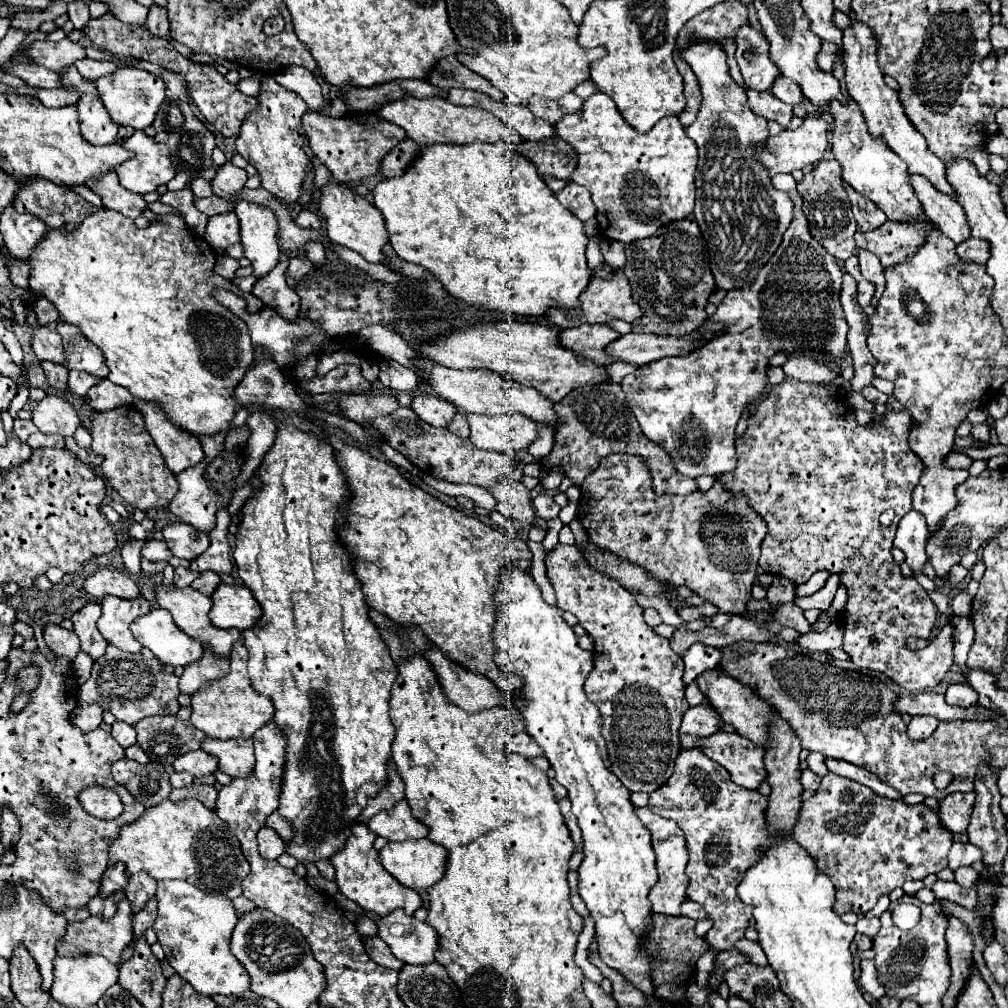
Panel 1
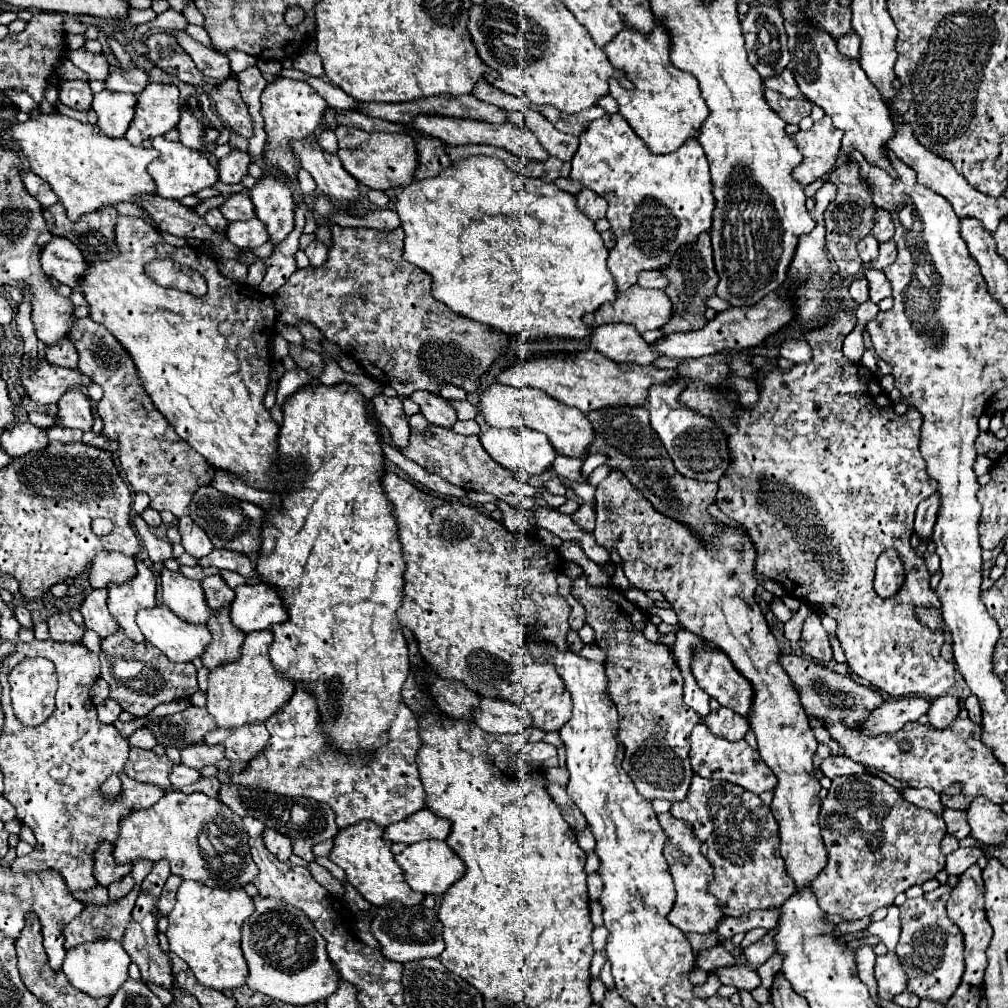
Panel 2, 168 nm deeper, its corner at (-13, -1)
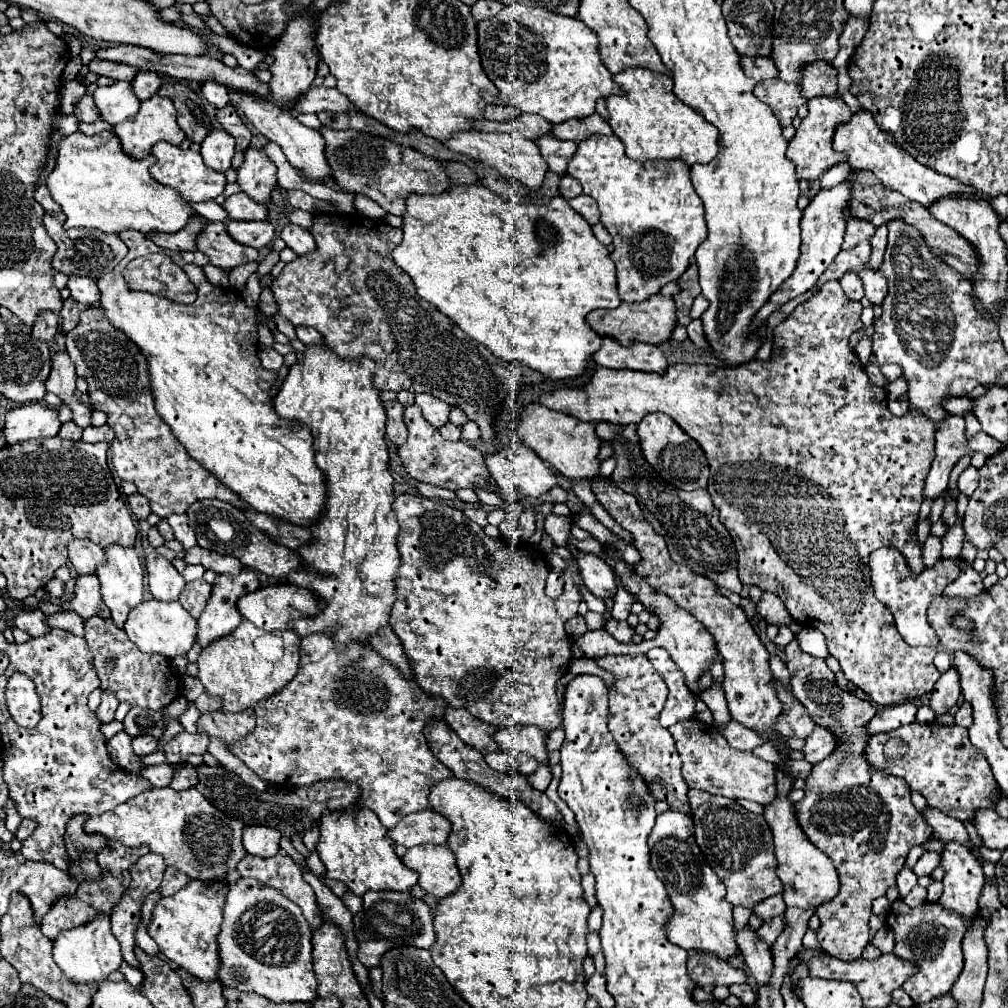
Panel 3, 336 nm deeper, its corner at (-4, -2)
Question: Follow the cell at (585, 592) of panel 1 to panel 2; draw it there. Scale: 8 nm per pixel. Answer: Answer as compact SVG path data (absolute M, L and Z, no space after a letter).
M583 576L575 580L573 596L587 612L587 624L595 630L595 644L607 654L609 696L619 710L619 738L625 744L623 770L635 782L639 794L649 800L685 800L693 776L689 764L689 732L701 720L681 700L683 676L671 652L661 644L645 640L645 612L617 588L593 588Z

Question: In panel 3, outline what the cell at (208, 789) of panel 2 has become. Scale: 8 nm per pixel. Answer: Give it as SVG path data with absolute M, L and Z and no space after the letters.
M186 765L182 771L176 771L174 773L174 781L172 781L172 789L176 791L184 791L188 787L194 787L196 785L196 769L192 765Z

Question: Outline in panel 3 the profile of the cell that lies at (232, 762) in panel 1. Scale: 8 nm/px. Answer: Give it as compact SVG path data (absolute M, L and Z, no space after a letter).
M248 709L244 713L206 713L198 719L198 731L204 731L212 737L222 739L226 745L232 745L240 739L244 739L248 733L252 733L256 725L254 709Z

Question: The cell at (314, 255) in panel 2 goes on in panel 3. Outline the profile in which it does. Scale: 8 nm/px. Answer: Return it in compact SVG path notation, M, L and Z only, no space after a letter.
M286 225L282 229L280 237L298 255L308 255L308 253L312 253L312 249L316 249L316 243L314 243L314 237L310 235L310 231L306 231L298 225Z

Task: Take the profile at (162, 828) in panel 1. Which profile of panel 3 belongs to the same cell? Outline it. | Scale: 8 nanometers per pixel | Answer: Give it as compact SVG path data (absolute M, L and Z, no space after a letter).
M172 787L152 789L140 793L126 803L116 805L116 809L106 811L98 817L90 817L84 825L88 835L100 833L106 839L116 839L130 849L148 845L152 853L164 857L168 867L184 871L190 879L214 881L224 879L228 871L236 869L240 859L246 857L242 845L244 825L220 813L196 787L186 791L174 791Z

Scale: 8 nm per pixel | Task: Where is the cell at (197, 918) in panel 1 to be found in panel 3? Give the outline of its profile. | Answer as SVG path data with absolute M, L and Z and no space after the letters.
M190 881L174 895L158 901L152 913L152 923L148 927L148 935L158 943L166 959L174 961L178 967L186 969L190 975L202 981L218 981L220 957L216 935L220 933L222 925L226 893L228 885L224 881Z

